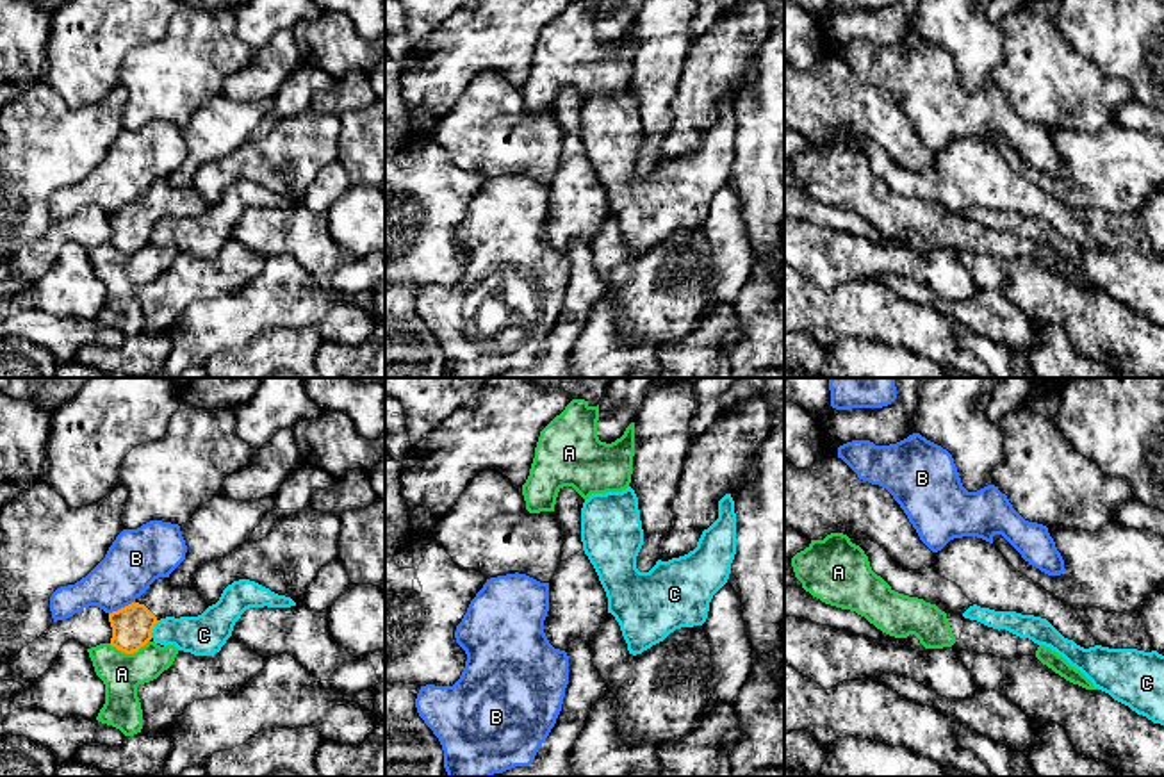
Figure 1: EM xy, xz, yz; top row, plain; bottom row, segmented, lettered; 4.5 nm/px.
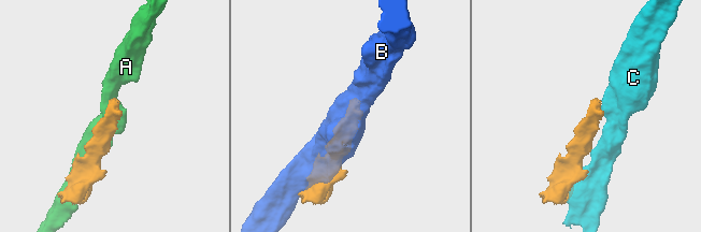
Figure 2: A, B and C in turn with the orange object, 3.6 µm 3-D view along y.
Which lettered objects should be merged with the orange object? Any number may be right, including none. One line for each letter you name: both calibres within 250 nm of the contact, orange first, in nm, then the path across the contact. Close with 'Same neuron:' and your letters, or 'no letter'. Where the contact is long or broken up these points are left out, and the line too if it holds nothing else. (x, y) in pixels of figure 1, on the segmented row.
Same neuron: no letter

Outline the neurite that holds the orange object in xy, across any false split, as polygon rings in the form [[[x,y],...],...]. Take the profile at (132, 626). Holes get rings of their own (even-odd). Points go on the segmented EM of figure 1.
[[[159,577],[132,604],[109,613],[111,645],[134,654],[152,640],[152,631],[160,618],[198,617],[207,608],[193,585],[175,586],[168,577]]]

